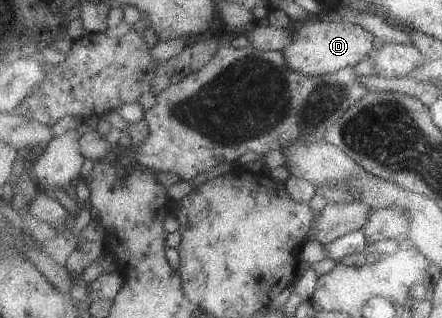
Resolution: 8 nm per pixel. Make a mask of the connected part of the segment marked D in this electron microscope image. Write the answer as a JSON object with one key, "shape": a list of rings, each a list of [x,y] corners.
{"shape":[[[310,17],[296,30],[294,42],[283,50],[283,53],[292,70],[305,75],[320,76],[336,73],[340,69],[362,62],[376,47],[375,42],[376,37],[357,24],[335,22],[331,18],[317,21]]]}

